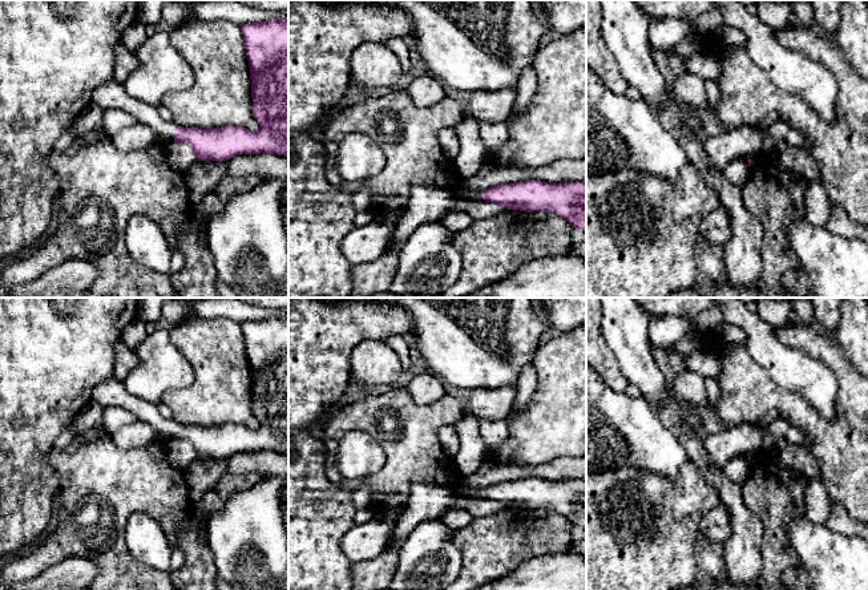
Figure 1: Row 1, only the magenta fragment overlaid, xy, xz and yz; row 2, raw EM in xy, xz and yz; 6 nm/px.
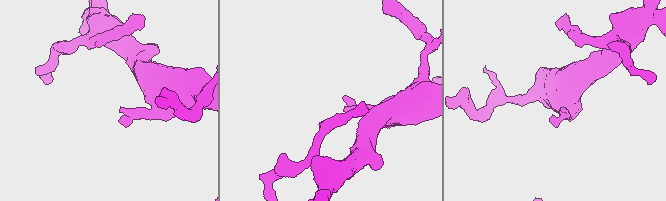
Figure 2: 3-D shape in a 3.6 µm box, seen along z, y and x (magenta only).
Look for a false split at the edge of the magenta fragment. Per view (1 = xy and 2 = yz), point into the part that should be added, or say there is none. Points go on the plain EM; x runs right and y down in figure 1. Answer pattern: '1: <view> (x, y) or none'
1: xy (109, 392)
2: none

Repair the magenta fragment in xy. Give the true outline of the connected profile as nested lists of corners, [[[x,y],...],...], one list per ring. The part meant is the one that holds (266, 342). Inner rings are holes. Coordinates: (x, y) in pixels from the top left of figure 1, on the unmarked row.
[[[288,315],[247,320],[242,324],[246,353],[251,372],[253,413],[259,421],[258,429],[242,424],[218,427],[198,427],[177,424],[173,419],[163,419],[157,407],[146,400],[130,395],[121,381],[114,377],[98,383],[92,392],[92,400],[104,408],[121,407],[133,413],[138,421],[148,423],[163,436],[185,440],[191,444],[195,456],[209,458],[227,458],[239,452],[270,450],[288,454]]]

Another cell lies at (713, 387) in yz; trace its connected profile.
[[[705,377],[705,384],[707,389],[707,411],[714,412],[714,408],[716,407],[719,399],[720,399],[720,387],[715,377]]]

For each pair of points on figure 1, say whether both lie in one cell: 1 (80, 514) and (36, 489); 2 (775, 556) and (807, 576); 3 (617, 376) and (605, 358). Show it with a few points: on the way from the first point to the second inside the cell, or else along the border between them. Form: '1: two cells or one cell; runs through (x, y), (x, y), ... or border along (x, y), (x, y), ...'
1: two cells; border along (49, 463), (59, 480), (59, 493)
2: two cells; border along (786, 536), (794, 562), (780, 576)
3: one cell; runs through (613, 372), (605, 362)

